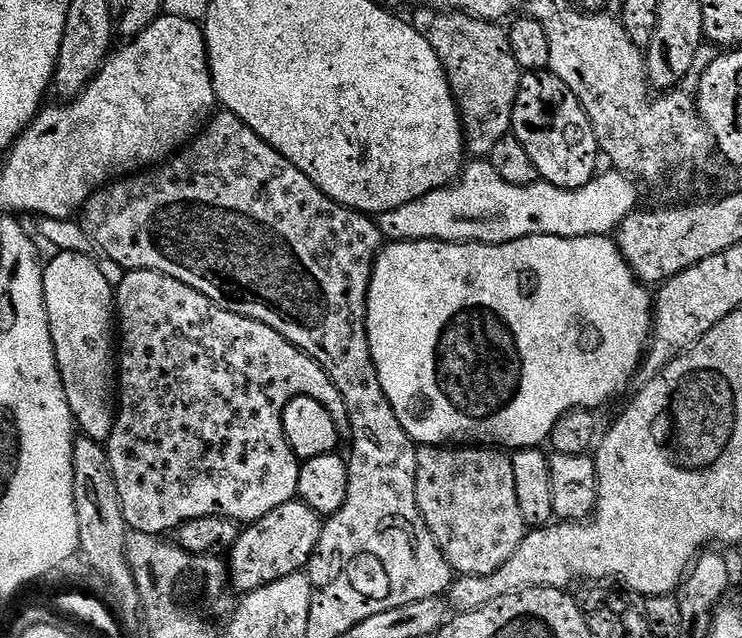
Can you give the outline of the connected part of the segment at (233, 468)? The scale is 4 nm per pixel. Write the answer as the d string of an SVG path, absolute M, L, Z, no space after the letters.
M138 268L123 273L120 284L114 288L114 312L118 317L118 400L120 413L112 428L112 437L106 444L108 465L118 486L118 498L122 502L122 514L133 532L160 536L171 533L188 520L207 516L225 516L237 522L260 520L270 510L288 504L298 496L298 478L301 460L296 457L284 433L284 411L296 396L313 396L324 400L335 397L337 390L325 365L319 364L312 356L307 356L296 344L291 344L282 333L252 316L243 316L232 308L223 308L216 300L211 300L204 292L199 292L192 284L167 276L167 271L154 268Z

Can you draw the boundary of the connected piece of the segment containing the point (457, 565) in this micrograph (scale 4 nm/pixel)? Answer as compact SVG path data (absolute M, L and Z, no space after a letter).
M424 446L417 454L417 502L424 521L460 576L489 576L518 550L526 535L512 456L495 446Z

